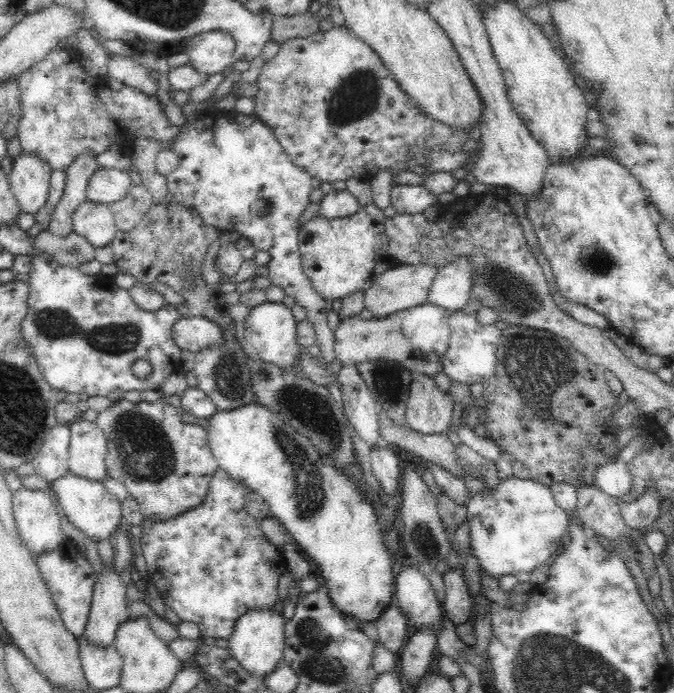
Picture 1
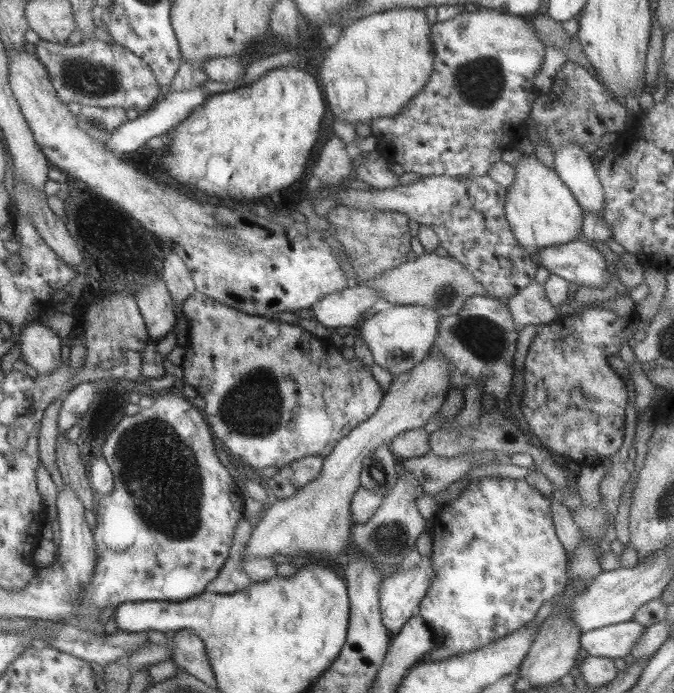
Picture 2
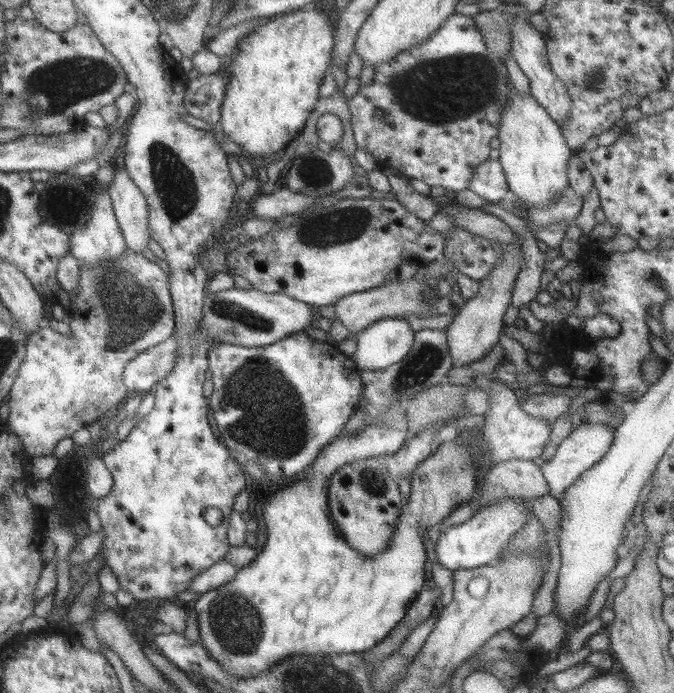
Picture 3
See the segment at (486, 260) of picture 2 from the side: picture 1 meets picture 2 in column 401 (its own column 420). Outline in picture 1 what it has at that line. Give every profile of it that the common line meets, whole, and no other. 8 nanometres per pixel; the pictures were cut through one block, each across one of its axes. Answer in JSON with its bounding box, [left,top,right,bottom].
[391,185,435,214]

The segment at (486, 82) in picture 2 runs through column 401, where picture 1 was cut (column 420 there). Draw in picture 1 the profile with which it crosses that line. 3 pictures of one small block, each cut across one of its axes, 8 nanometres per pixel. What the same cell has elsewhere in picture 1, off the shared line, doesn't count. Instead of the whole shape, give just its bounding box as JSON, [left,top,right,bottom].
[252,26,476,182]

